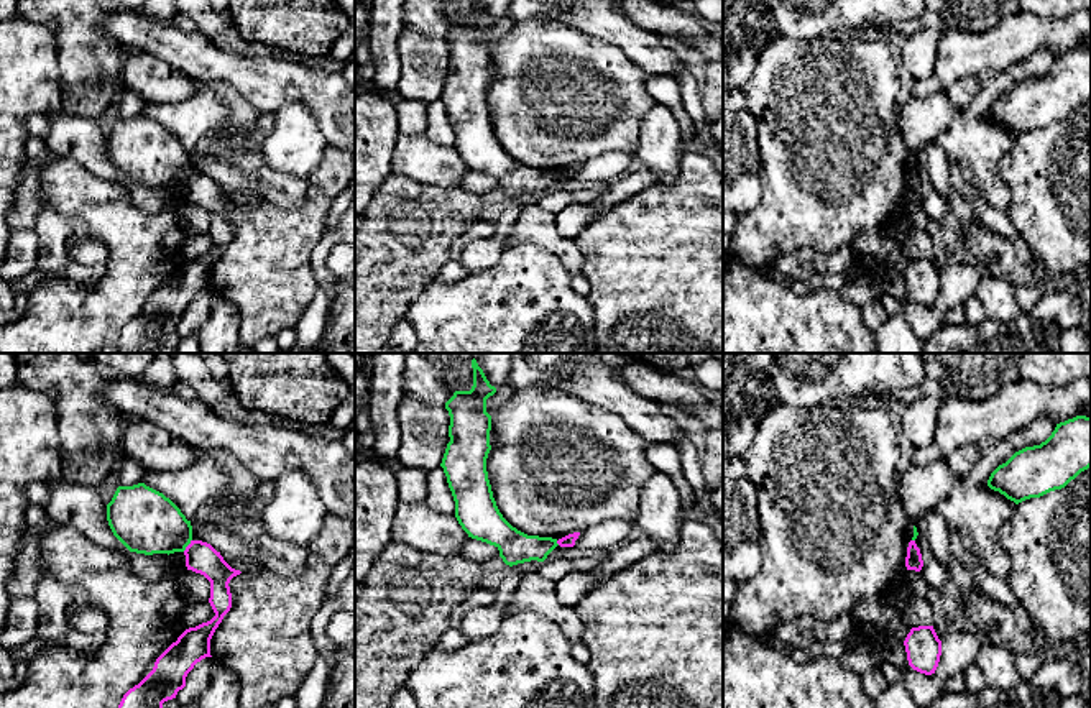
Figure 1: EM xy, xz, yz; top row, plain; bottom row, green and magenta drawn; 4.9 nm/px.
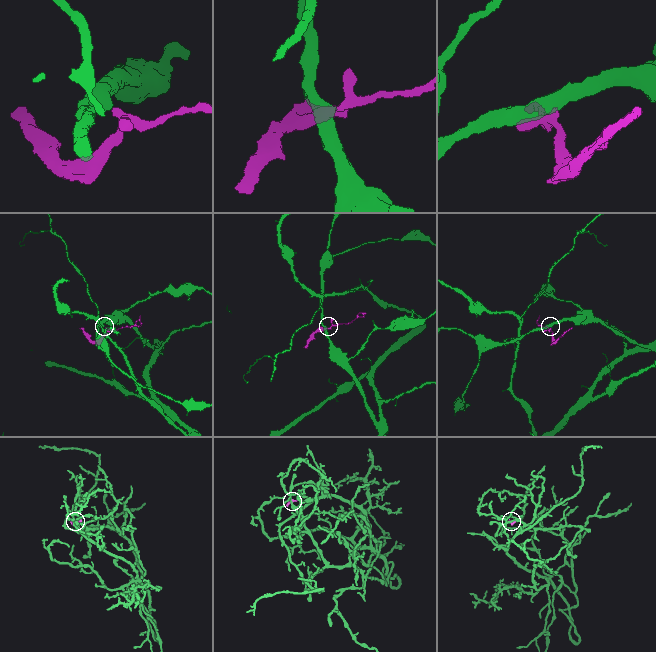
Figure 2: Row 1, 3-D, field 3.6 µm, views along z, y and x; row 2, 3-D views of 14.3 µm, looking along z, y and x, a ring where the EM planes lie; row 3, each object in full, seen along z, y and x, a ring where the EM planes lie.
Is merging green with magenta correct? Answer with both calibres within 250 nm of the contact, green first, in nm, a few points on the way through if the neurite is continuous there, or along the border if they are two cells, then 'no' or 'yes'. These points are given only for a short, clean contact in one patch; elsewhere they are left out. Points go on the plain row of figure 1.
320 nm thick on the green side, 160 nm on the other; border along xy (191, 171), (183, 183); no

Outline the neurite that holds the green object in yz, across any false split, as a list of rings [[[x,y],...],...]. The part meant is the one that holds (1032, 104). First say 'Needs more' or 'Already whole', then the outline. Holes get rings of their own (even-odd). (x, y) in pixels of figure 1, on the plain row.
Already whole. [[[1091,49],[1056,56],[1040,77],[1015,84],[989,108],[987,118],[1015,136],[1065,120],[1091,99]]]

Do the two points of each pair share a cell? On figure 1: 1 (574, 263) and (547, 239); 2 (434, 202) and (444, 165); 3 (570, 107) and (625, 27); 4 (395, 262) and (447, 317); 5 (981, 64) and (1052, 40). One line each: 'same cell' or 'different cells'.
1: same cell
2: different cells
3: different cells
4: different cells
5: same cell

